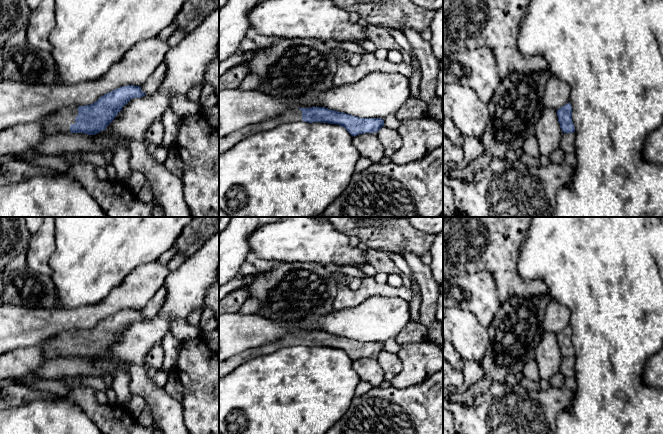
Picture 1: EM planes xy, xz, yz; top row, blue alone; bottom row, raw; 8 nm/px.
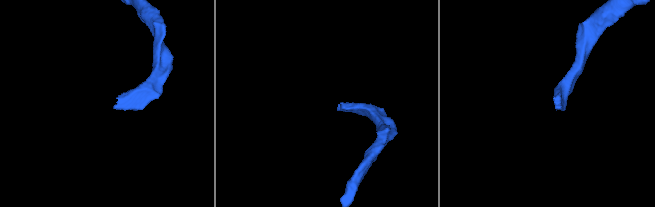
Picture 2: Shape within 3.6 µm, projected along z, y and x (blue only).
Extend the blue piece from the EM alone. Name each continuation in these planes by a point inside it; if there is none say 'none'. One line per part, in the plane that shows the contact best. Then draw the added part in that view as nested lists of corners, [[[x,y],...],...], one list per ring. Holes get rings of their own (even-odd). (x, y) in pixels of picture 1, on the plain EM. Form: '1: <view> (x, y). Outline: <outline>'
1: xy (58, 346). Outline: [[[68,330],[57,336],[47,339],[41,346],[44,350],[45,358],[71,357],[70,349],[75,348],[78,339],[78,330]]]

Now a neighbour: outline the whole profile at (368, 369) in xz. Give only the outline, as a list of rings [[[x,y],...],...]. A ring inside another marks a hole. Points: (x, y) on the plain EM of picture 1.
[[[377,356],[353,360],[352,368],[361,381],[369,382],[373,387],[379,387],[385,380],[384,370],[379,365]]]

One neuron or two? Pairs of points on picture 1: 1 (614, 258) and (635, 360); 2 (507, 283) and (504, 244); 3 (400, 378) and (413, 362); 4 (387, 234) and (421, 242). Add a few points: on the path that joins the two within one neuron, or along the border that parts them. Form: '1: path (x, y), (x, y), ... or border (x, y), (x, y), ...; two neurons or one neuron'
1: path (622, 283), (622, 335); one neuron
2: path (506, 273), (504, 269), (504, 254); one neuron
3: path (404, 374), (412, 366); one neuron
4: path (395, 235), (413, 240); one neuron

